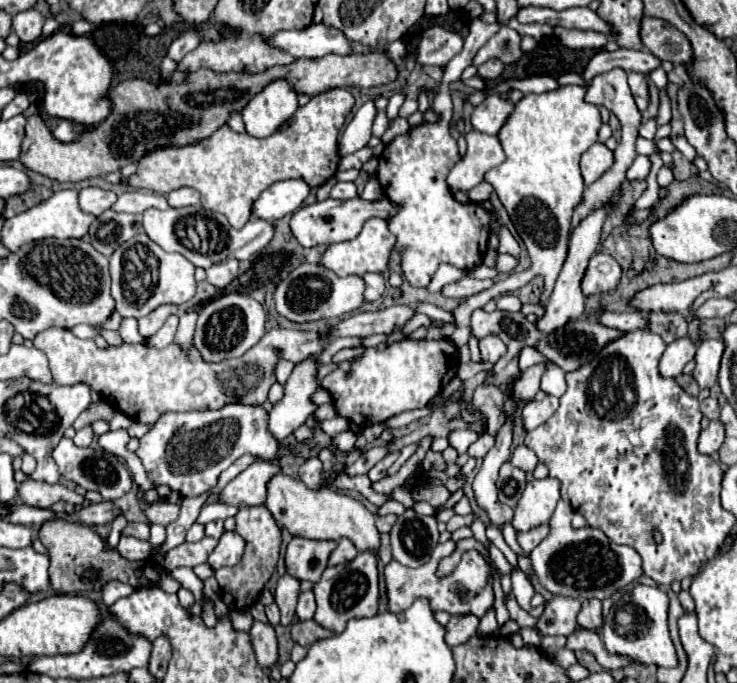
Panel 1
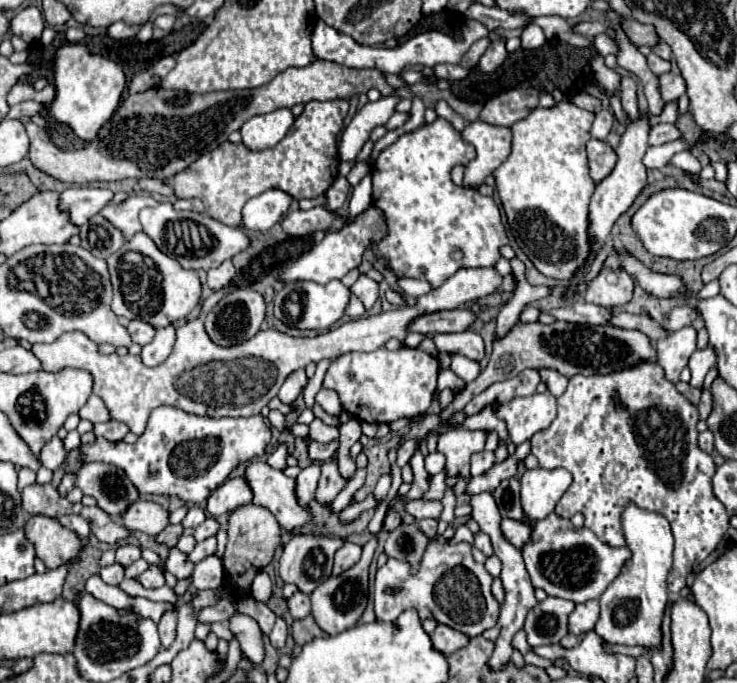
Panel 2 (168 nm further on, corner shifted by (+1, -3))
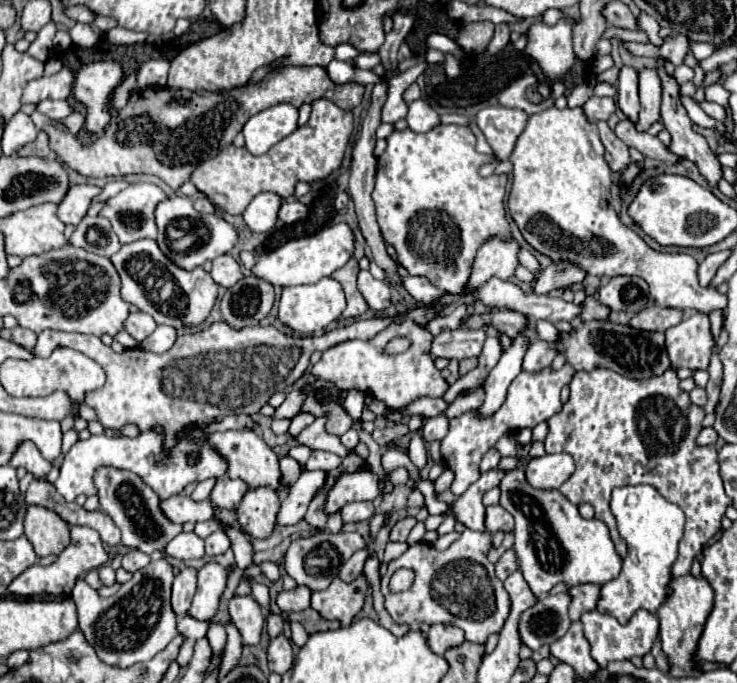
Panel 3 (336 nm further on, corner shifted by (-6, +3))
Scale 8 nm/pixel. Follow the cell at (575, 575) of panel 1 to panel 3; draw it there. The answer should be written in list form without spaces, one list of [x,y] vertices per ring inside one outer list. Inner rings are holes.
[[[512,469],[510,473],[504,475],[502,483],[500,483],[500,505],[510,511],[516,519],[516,529],[514,529],[514,545],[512,549],[516,551],[518,557],[518,565],[520,571],[524,573],[524,579],[528,581],[530,589],[534,591],[534,595],[538,599],[546,597],[548,591],[558,585],[558,583],[566,583],[570,589],[576,585],[606,585],[608,581],[616,579],[620,569],[622,569],[622,557],[616,553],[614,543],[610,541],[608,535],[608,527],[598,521],[598,519],[582,519],[578,513],[578,507],[574,507],[560,491],[538,491],[534,487],[530,487],[530,483],[524,477],[522,469]]]

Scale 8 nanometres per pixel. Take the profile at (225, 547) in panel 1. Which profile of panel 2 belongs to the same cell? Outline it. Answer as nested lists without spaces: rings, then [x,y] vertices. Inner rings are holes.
[[[211,555],[195,565],[191,587],[195,593],[203,589],[215,589],[223,583],[223,561],[217,555]]]

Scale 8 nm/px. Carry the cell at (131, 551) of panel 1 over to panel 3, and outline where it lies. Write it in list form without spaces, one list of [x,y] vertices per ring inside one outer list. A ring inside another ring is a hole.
[[[130,549],[130,551],[124,555],[124,559],[122,559],[122,567],[124,567],[126,571],[138,571],[138,569],[146,567],[148,563],[150,563],[150,557],[148,557],[146,553],[138,551],[138,549]]]

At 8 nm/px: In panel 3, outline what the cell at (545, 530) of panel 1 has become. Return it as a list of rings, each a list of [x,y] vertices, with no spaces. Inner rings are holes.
[[[500,505],[486,507],[486,529],[490,533],[496,533],[496,531],[510,533],[510,531],[514,531],[514,517]]]

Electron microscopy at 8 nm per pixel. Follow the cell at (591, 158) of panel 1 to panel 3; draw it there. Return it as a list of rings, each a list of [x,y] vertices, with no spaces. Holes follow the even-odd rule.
[[[604,121],[598,123],[598,131],[600,131],[600,139],[602,139],[604,147],[606,147],[606,153],[604,153],[606,163],[610,165],[610,169],[612,169],[614,173],[624,171],[626,165],[630,163],[628,147],[614,135],[614,131],[612,131]]]

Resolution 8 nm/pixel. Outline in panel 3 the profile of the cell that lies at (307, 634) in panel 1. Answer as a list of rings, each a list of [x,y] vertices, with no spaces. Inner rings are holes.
[[[304,609],[304,611],[300,611],[300,613],[290,613],[288,619],[290,619],[290,621],[298,621],[298,623],[302,623],[308,635],[318,633],[318,631],[338,629],[338,627],[340,627],[338,621],[328,621],[328,619],[324,619],[318,611],[314,611],[314,609]]]

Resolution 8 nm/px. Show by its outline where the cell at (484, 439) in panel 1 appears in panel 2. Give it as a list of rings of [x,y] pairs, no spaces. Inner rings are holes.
[[[479,451],[471,457],[471,475],[481,475],[487,469],[491,469],[495,465],[495,457],[491,451]]]

